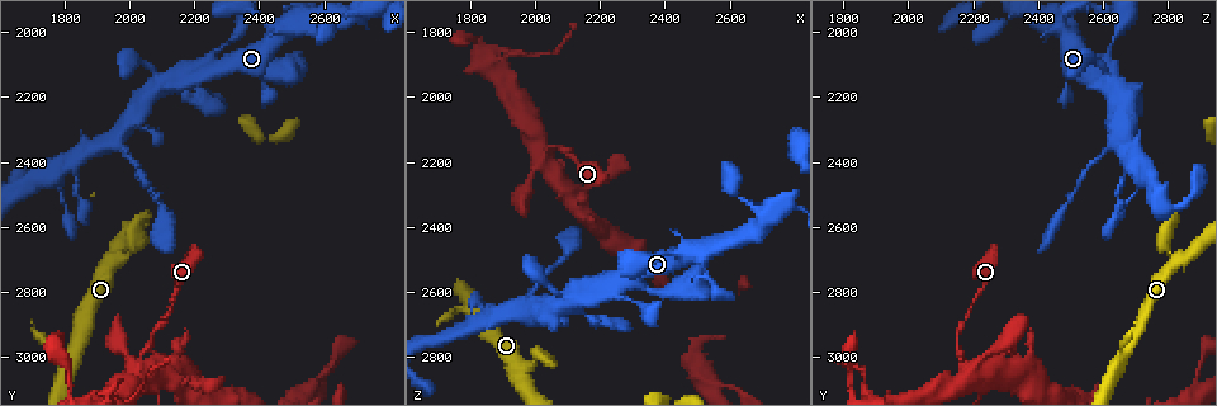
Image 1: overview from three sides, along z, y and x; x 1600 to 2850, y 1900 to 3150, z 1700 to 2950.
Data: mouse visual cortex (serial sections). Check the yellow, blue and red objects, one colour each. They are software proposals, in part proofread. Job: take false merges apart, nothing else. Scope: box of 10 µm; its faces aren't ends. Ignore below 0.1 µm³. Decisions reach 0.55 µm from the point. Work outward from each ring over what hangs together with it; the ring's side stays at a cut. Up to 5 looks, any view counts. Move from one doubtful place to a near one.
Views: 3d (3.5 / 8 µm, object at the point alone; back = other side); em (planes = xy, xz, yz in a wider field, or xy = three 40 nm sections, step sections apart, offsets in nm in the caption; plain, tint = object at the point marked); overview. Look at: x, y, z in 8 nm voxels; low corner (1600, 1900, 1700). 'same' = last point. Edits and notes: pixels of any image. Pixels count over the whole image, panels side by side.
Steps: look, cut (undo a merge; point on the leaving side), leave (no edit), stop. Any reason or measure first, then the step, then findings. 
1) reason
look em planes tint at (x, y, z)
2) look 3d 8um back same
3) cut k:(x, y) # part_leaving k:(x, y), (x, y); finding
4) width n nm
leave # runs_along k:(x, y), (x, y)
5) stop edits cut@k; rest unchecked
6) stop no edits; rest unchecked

sudden change in width
look 3d 3.5um at (1990, 2380, 2600)

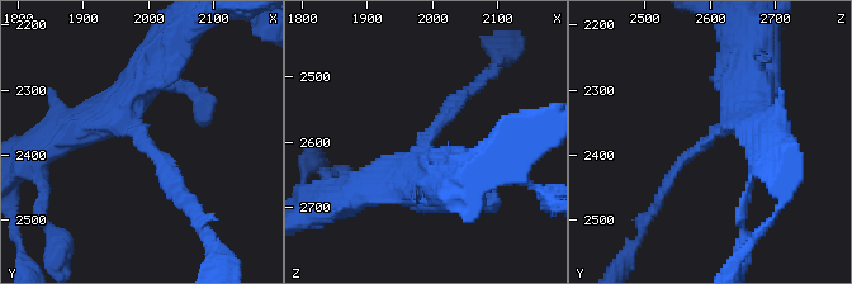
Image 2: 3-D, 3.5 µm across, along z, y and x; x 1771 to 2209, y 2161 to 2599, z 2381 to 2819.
arm_widths 150, 400 nm
look em planes tint at (1990, 2375, 2600)

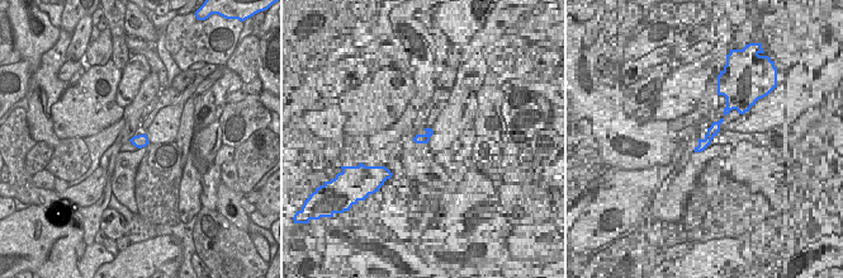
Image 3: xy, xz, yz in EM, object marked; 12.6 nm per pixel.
leave # runs_along 2:(753, 81), (757, 93), (685, 159), (659, 198); continuous, no second cell

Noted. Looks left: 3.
abrupt turn
look 3d 3.5um at (2000, 2680, 2810)

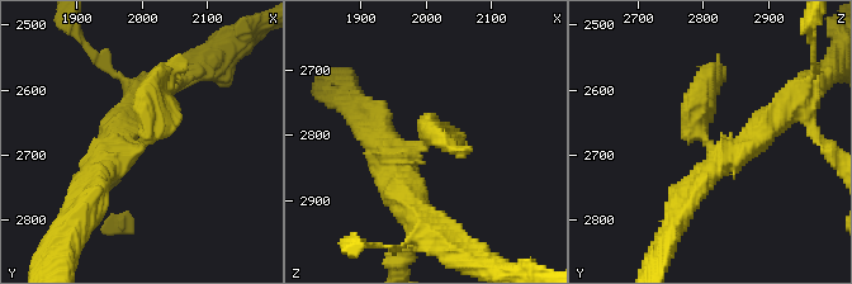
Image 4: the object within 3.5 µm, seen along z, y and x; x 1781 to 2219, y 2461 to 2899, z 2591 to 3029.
need the tissue
look em planes tint at (2000, 2675, 2805)

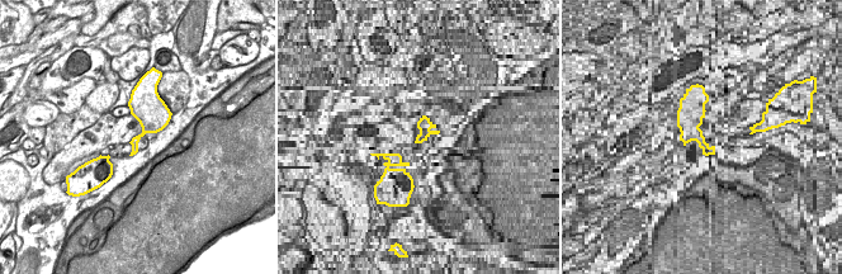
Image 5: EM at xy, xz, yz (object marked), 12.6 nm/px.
leave # continuous, no second cell

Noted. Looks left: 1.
stop no edits; rest unchecked

